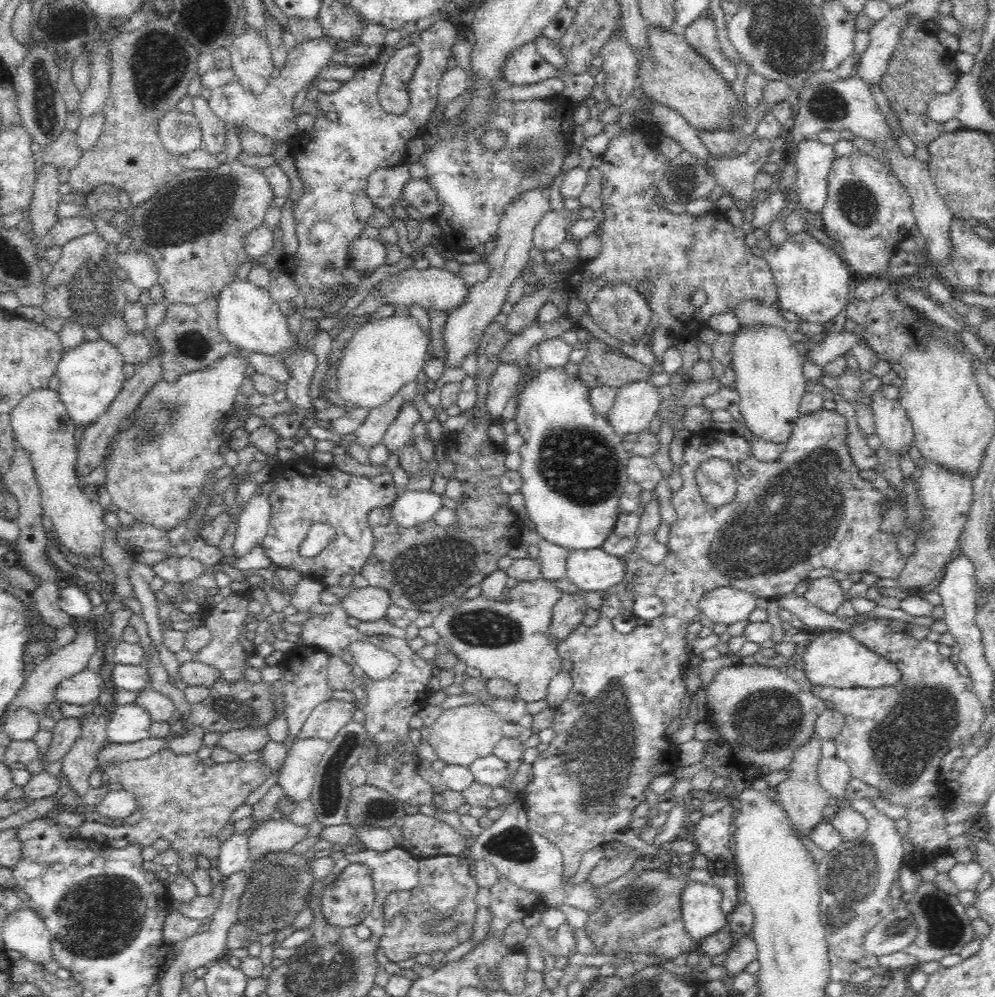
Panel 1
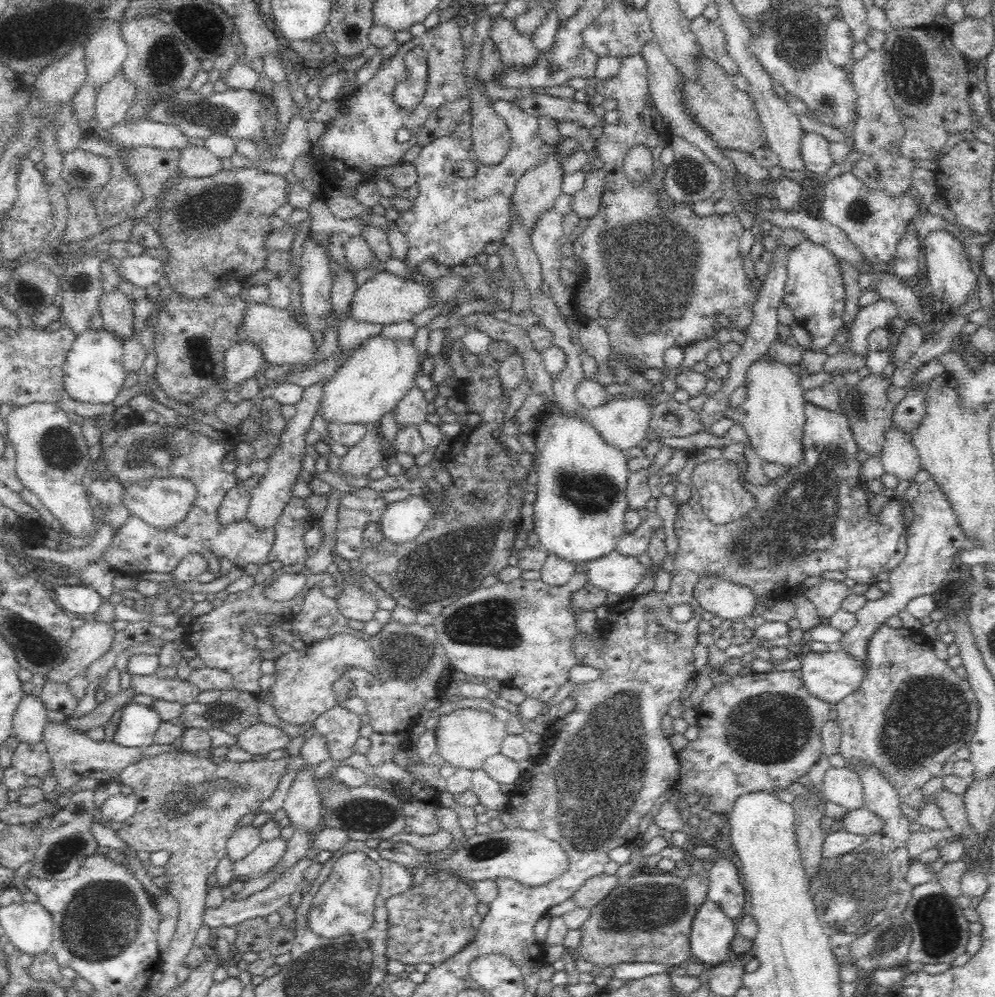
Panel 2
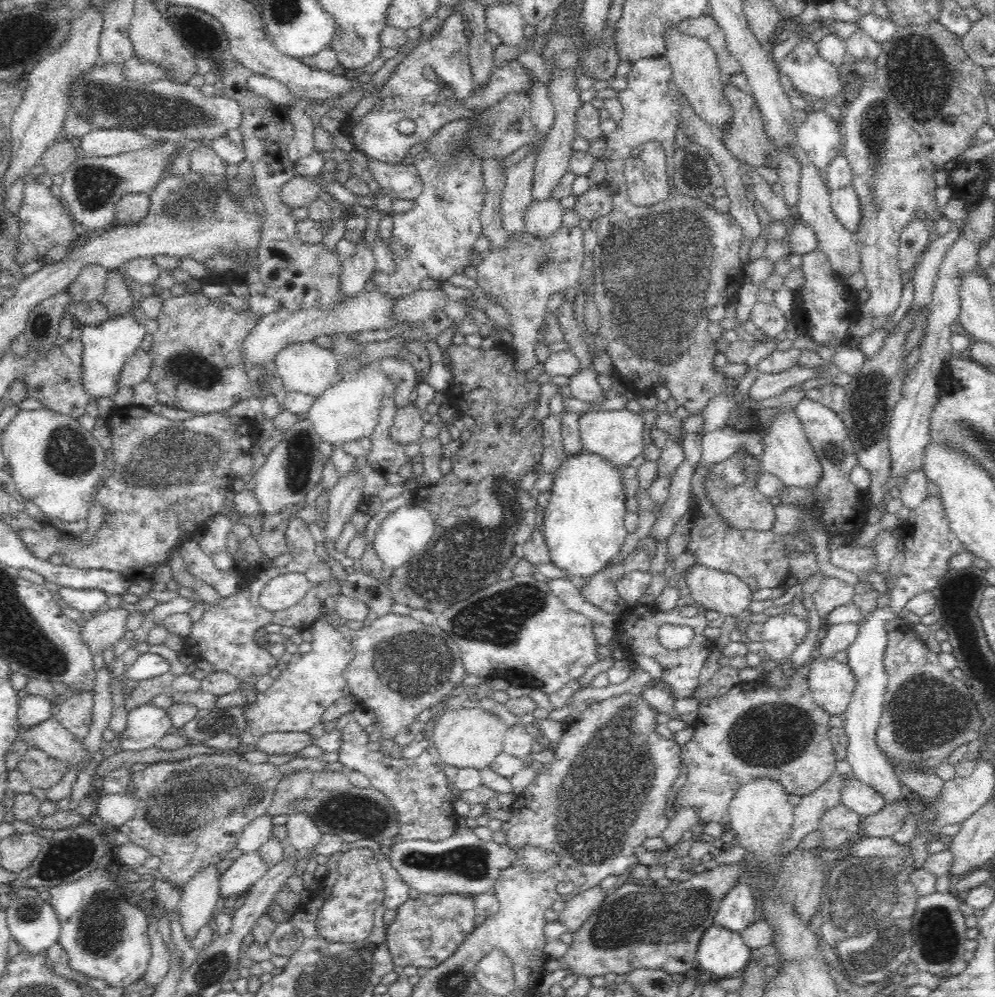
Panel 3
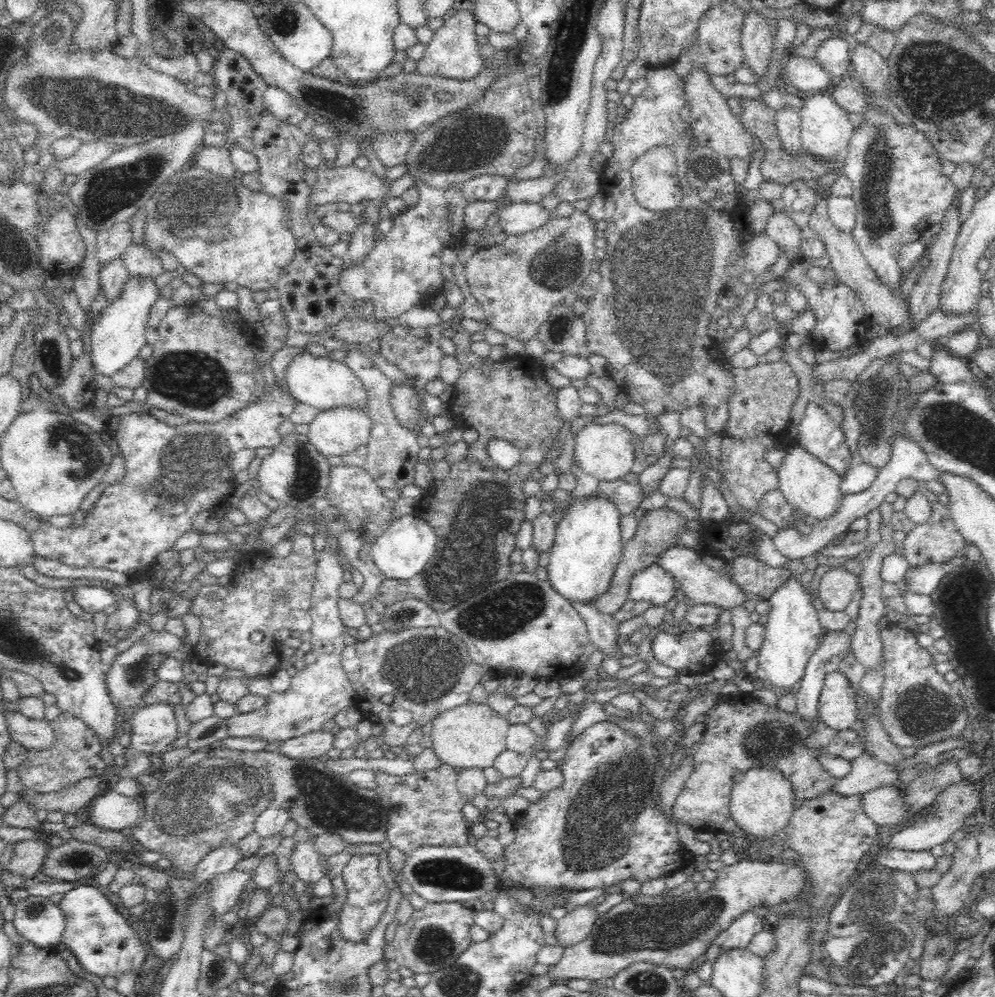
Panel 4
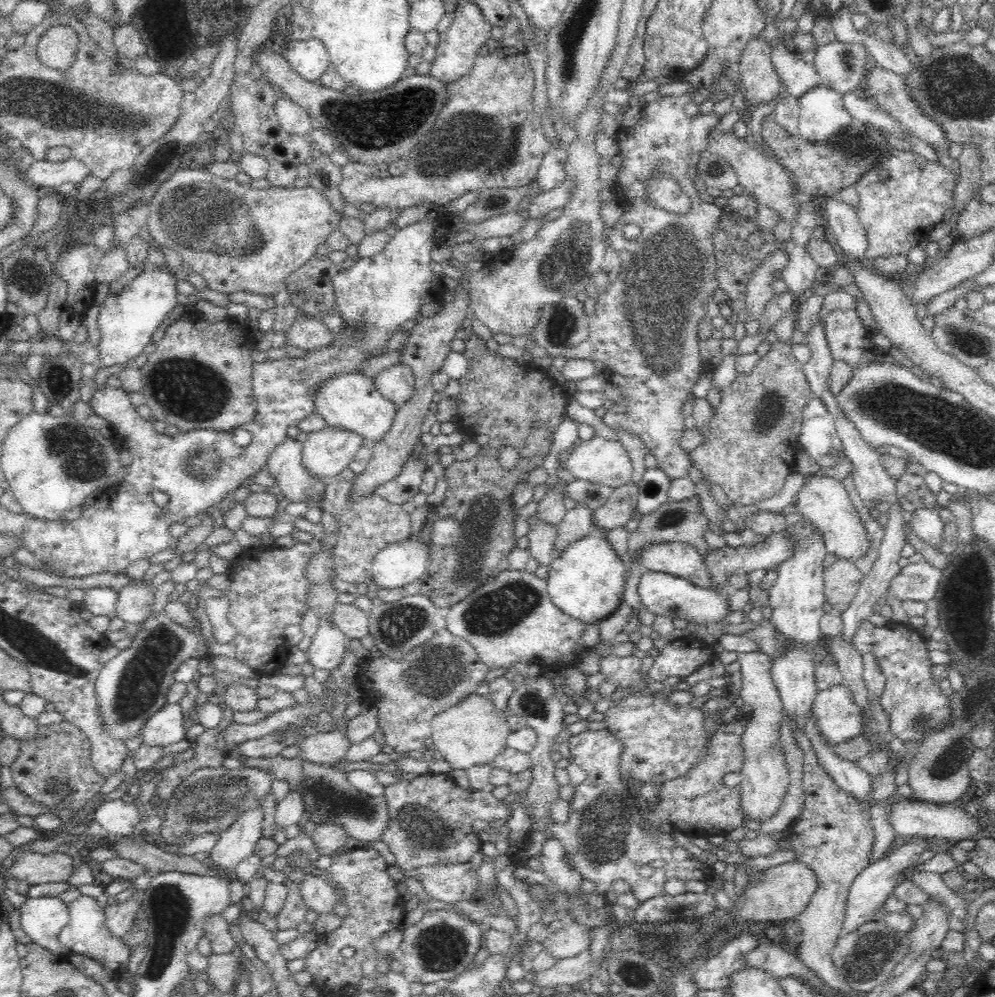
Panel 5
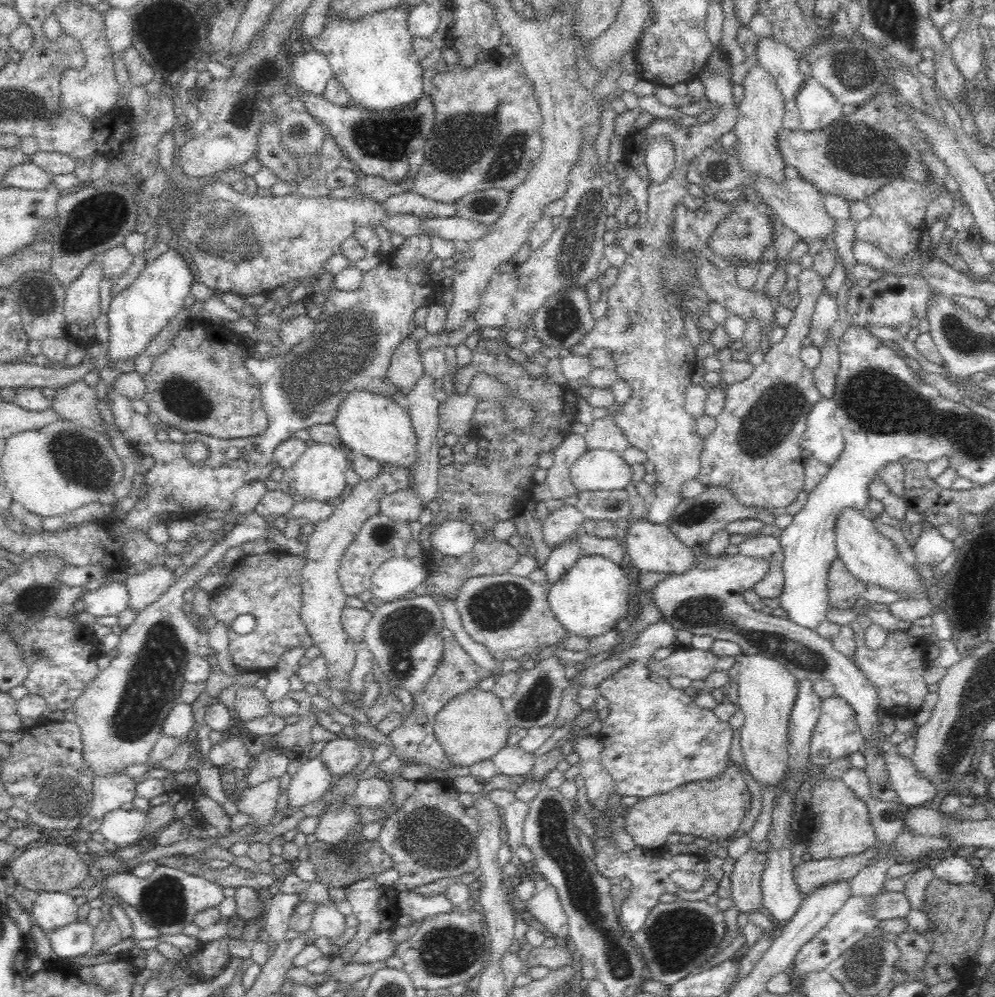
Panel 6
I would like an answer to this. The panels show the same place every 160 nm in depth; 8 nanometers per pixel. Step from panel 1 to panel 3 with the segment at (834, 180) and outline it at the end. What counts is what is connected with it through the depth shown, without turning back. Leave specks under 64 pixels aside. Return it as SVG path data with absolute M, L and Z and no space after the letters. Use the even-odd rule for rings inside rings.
M850 185L848 188L830 193L830 205L838 222L850 232L856 233L856 228L860 224L861 209L853 187Z

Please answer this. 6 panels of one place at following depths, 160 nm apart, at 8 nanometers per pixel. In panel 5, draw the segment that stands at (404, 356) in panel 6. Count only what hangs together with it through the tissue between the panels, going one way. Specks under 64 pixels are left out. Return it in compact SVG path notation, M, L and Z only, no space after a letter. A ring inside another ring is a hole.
M404 363L391 365L375 376L375 385L382 396L392 400L396 408L402 405L415 389L415 376L412 369Z

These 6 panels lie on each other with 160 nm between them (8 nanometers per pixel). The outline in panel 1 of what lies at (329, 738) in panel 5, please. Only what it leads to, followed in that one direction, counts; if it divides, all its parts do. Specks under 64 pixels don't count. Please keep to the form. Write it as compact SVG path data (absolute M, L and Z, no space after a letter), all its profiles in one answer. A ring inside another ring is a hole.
M267 725L252 726L223 733L217 746L224 746L234 754L245 755L262 750L270 741Z

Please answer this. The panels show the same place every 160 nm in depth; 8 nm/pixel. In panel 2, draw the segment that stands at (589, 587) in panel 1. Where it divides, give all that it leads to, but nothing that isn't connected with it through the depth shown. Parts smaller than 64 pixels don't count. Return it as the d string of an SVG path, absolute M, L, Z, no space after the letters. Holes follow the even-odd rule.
M617 551L581 565L588 569L589 584L614 594L616 599L632 597L632 592L647 575L647 568L636 557L623 556Z

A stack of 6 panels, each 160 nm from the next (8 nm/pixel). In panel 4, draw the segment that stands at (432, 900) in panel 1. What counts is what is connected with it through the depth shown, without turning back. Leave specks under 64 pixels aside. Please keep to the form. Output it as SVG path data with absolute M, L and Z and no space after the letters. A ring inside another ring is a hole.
M445 902L445 903L426 903L423 909L415 910L407 923L399 927L394 941L391 943L394 948L394 961L403 970L411 970L412 974L434 974L435 972L446 970L448 967L456 964L467 948L472 943L470 939L470 928L475 924L474 905L465 905L463 903Z

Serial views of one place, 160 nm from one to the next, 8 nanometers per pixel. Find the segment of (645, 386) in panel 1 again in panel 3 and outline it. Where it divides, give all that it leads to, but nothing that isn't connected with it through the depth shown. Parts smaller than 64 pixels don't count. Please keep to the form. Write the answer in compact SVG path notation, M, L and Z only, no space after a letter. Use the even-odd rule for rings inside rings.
M592 409L583 417L579 417L580 443L588 453L602 458L602 461L610 463L612 467L619 470L619 468L628 466L637 456L643 455L643 421L643 414L634 413L628 409L603 412Z

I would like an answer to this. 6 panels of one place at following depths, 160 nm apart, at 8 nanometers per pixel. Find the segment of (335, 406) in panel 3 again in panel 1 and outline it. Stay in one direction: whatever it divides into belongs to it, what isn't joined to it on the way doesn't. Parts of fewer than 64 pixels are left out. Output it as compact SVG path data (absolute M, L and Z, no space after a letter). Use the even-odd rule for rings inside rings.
M394 313L385 319L362 326L343 350L335 373L334 390L346 406L366 409L384 406L406 384L416 381L430 354L431 340L422 332L414 317Z

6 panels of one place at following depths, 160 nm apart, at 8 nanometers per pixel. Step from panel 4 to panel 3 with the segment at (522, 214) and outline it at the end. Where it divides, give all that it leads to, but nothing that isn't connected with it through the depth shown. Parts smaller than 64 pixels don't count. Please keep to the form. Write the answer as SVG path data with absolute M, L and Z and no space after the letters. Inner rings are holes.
M533 200L524 214L524 230L534 236L554 234L562 223L565 210L556 200Z

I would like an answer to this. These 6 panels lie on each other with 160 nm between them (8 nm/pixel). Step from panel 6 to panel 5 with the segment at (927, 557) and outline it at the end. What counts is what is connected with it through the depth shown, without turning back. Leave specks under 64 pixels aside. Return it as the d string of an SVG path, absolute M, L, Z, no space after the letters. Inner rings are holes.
M920 506L912 508L913 518L911 528L916 537L929 547L940 548L944 542L944 524L938 517L936 509L928 509Z

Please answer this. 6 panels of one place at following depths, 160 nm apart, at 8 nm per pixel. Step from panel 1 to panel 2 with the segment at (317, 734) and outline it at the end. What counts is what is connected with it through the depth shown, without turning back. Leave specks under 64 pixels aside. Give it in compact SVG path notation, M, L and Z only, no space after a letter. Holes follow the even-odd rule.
M342 705L325 712L314 721L314 732L325 736L329 755L341 762L354 756L356 741L361 737L360 728L365 720Z

